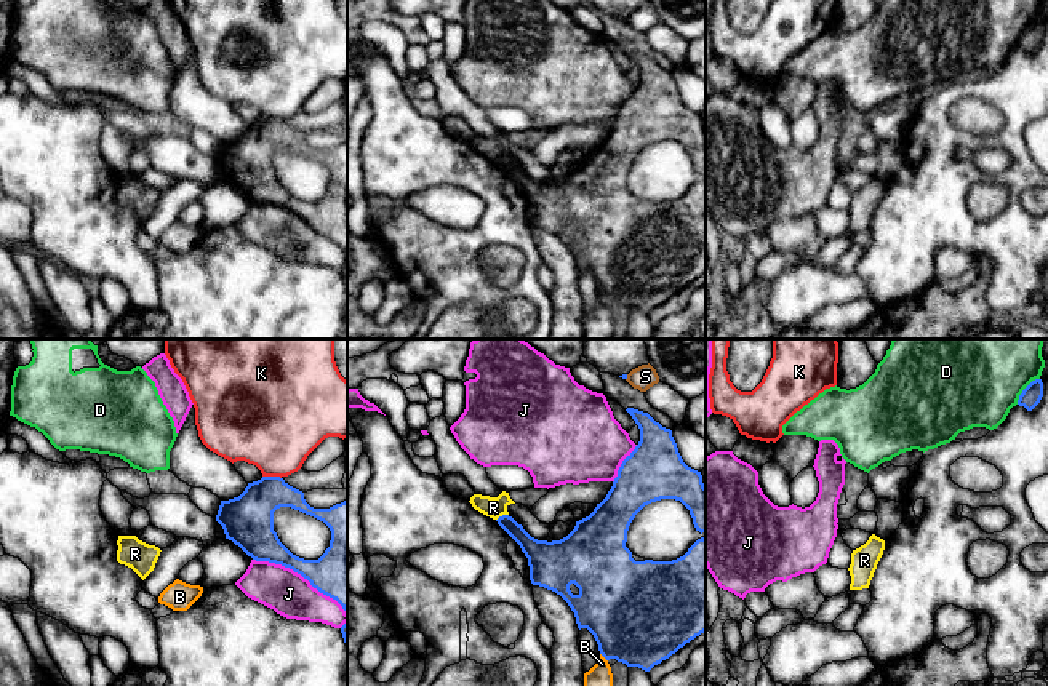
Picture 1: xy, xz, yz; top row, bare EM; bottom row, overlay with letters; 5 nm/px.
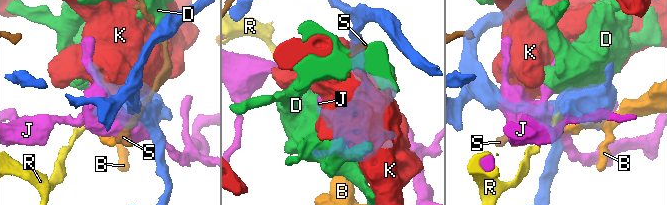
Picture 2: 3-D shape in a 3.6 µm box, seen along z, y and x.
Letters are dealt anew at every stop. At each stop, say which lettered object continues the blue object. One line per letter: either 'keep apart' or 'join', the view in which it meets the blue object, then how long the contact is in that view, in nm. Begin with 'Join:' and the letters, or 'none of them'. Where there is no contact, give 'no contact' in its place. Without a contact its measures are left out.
Join: none of them
B: keep apart; meets blue in xz; contact 60 nm long
D: keep apart; meets blue in yz; contact 180 nm long
J: keep apart; meets blue in xy; contact 550 nm long
K: keep apart; meets blue in xy; contact 100 nm long
R: keep apart; meets blue in xz; contact 70 nm long
S: keep apart; meets blue in xz; contact 30 nm long

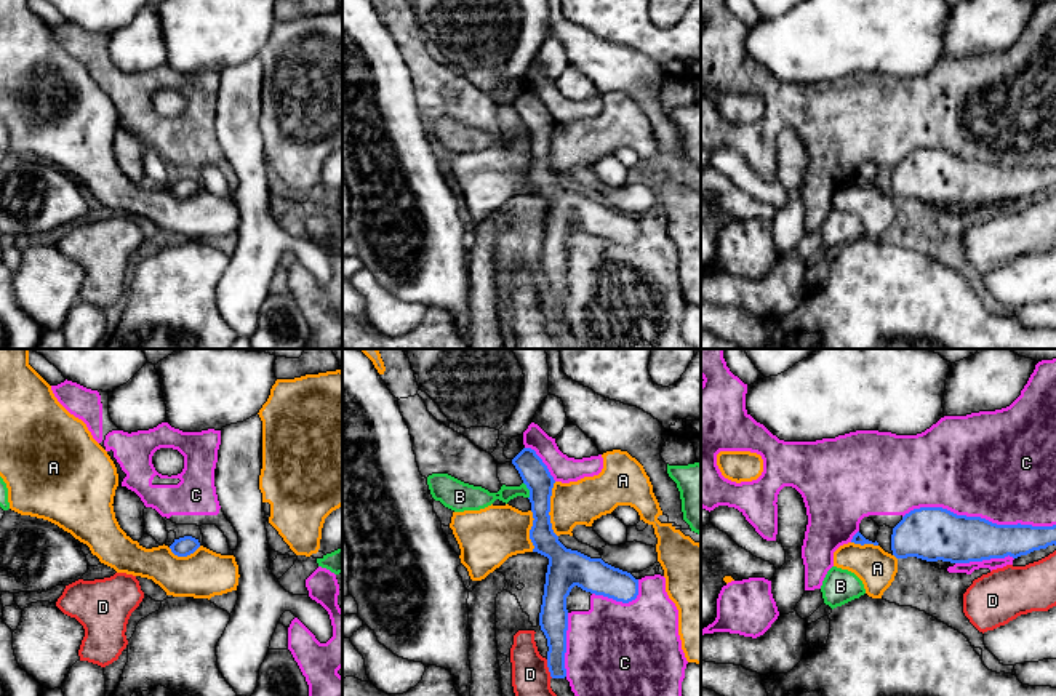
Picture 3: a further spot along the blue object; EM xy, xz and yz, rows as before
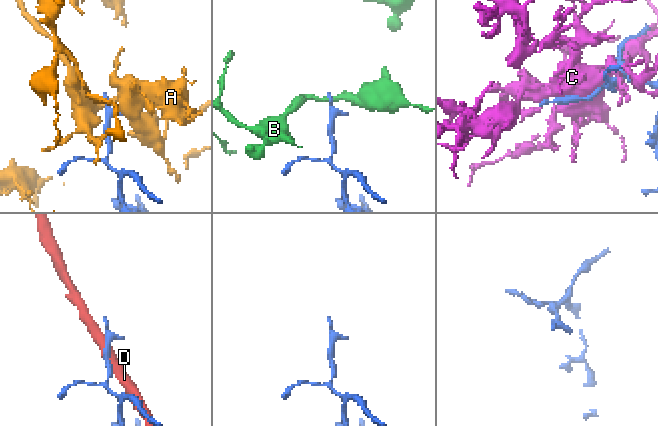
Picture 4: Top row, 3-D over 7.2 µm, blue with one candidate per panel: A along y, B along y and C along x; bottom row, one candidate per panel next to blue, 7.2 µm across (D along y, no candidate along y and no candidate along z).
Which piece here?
Join: none of them
A: keep apart; meets blue in xz; contact 280 nm long
B: keep apart; meets blue in xz; contact 90 nm long
C: keep apart; meets blue in yz; contact 750 nm long
D: keep apart; meets blue in xz; contact 100 nm long

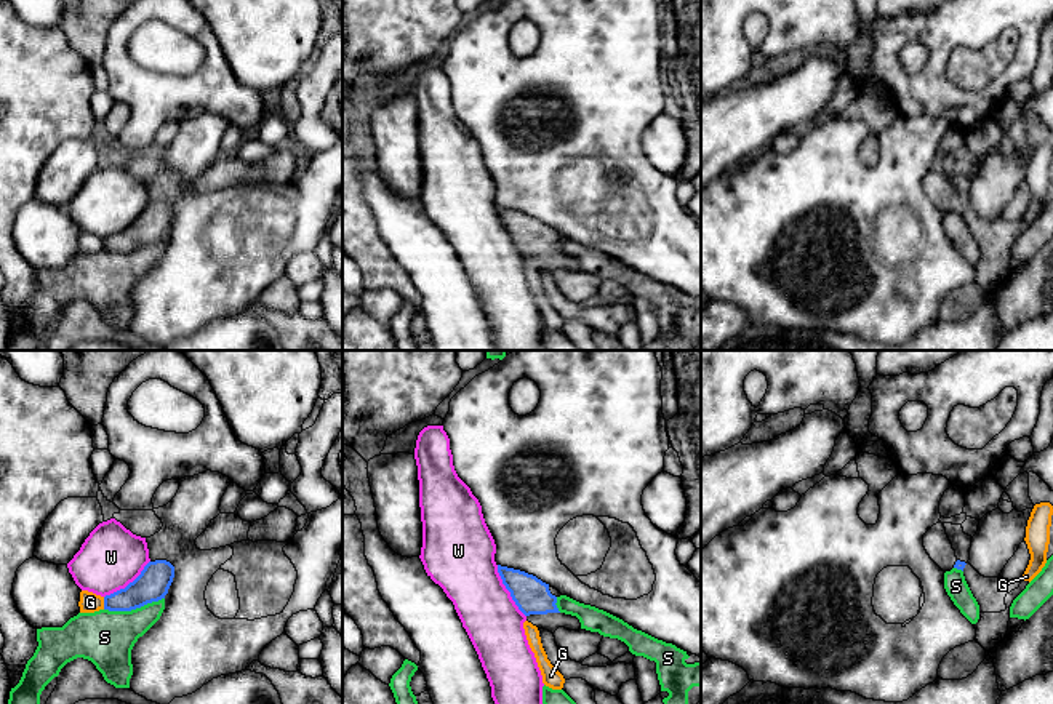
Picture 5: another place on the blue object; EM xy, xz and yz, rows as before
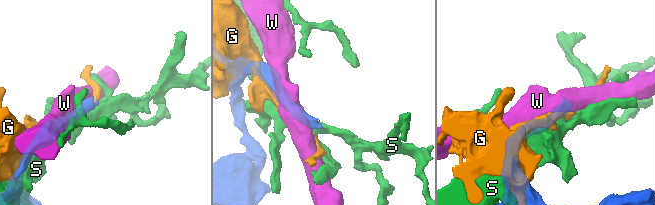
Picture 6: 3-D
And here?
Join: none of them
G: keep apart; meets blue in xy; contact 60 nm long
S: keep apart; meets blue in xy; contact 320 nm long
W: keep apart; meets blue in xz; contact 300 nm long

